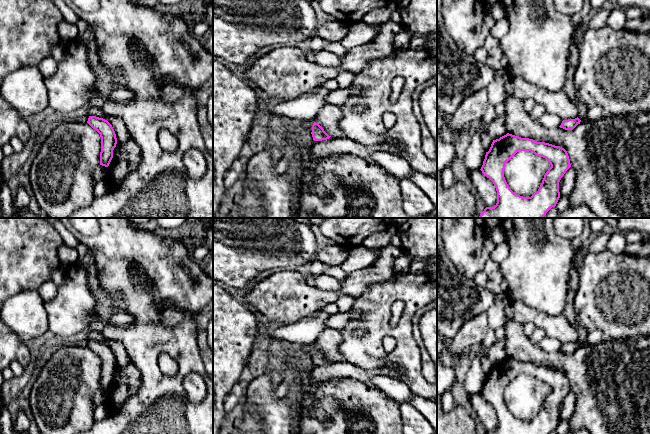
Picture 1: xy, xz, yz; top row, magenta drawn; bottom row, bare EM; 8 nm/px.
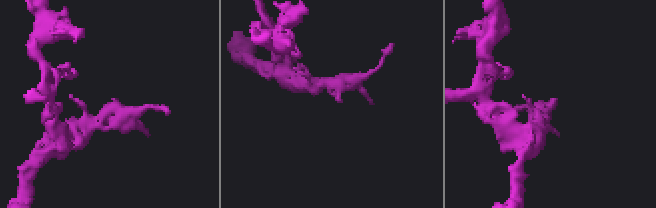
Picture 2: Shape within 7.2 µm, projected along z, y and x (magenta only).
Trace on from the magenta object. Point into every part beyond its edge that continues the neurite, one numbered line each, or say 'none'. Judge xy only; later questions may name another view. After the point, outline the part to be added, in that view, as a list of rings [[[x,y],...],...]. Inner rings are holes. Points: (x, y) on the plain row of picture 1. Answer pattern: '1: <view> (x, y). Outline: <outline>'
none

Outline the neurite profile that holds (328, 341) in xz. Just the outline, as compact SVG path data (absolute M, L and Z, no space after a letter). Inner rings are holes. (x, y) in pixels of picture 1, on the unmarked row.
M326 328L324 329L311 344L298 345L297 349L303 351L309 357L312 356L314 346L318 347L324 355L334 362L345 362L344 356L339 352L339 346L342 343L340 330Z

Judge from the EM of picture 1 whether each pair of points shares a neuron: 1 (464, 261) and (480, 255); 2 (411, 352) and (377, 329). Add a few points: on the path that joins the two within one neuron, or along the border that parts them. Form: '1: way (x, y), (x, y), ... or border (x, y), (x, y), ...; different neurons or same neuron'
1: way (468, 257), (476, 256); same neuron
2: way (404, 343), (392, 331), (386, 330); same neuron

